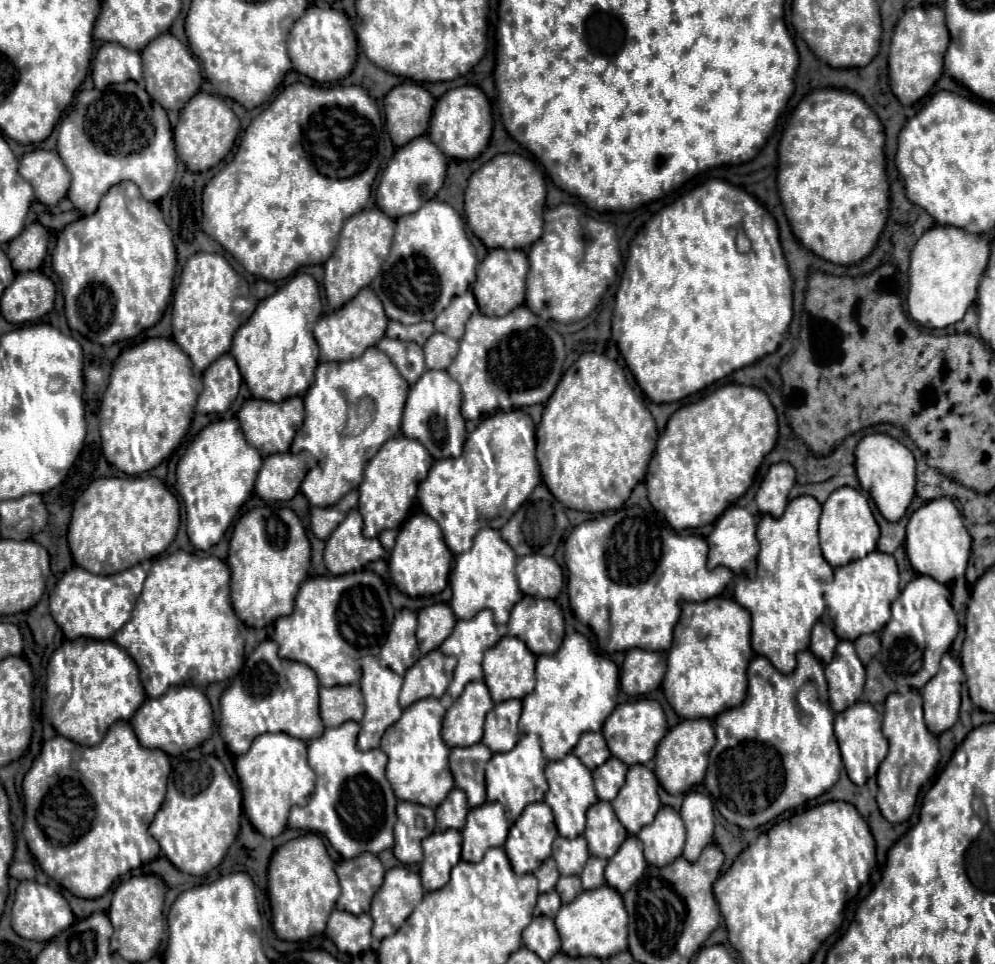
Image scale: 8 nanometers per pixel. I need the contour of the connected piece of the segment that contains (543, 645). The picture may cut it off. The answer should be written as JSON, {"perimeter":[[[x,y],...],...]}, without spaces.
{"perimeter":[[[527,595],[513,607],[507,627],[509,635],[519,637],[535,655],[555,653],[565,635],[559,605],[553,599]]]}

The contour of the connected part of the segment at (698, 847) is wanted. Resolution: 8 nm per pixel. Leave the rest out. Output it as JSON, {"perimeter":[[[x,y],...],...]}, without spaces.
{"perimeter":[[[687,793],[681,805],[681,817],[687,829],[687,841],[683,857],[687,861],[697,861],[703,847],[713,841],[713,803],[703,793]]]}

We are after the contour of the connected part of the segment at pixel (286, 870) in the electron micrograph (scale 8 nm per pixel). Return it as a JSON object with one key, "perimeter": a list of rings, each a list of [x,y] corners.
{"perimeter":[[[305,833],[281,845],[271,857],[267,877],[275,935],[283,941],[307,941],[313,935],[321,935],[341,893],[335,863],[321,837],[317,833]]]}

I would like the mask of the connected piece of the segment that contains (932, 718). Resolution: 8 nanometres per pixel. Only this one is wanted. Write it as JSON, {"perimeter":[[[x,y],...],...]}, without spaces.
{"perimeter":[[[945,653],[939,673],[921,691],[927,729],[935,735],[951,729],[959,715],[961,705],[963,667],[953,655]]]}

